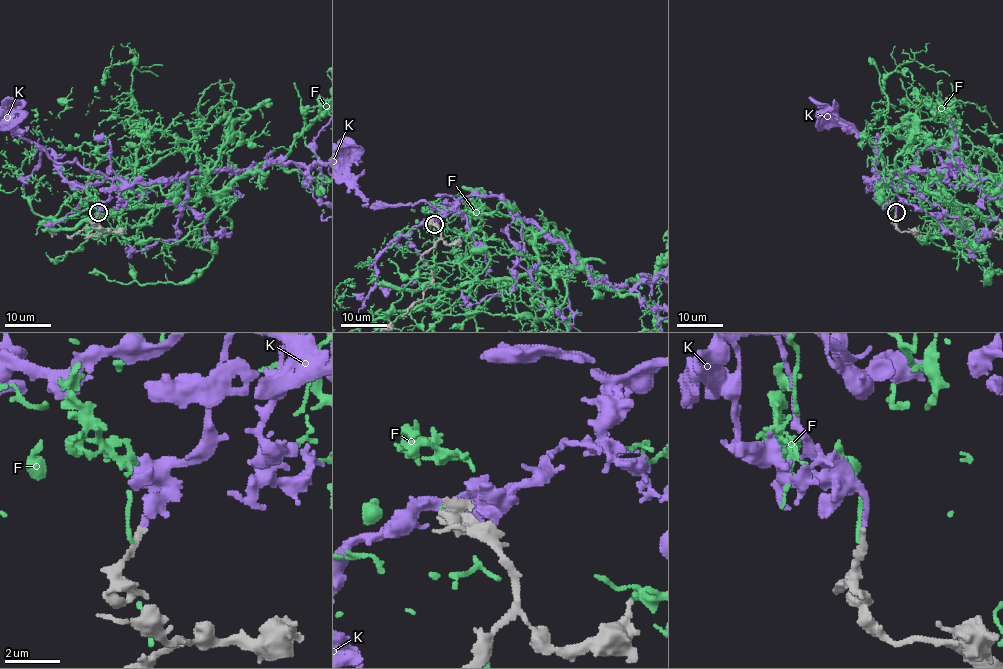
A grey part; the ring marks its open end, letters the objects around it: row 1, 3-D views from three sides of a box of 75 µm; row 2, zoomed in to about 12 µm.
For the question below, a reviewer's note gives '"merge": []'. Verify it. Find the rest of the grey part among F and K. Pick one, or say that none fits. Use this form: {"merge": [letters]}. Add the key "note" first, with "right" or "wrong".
{"note": "wrong", "merge": ["K"]}

